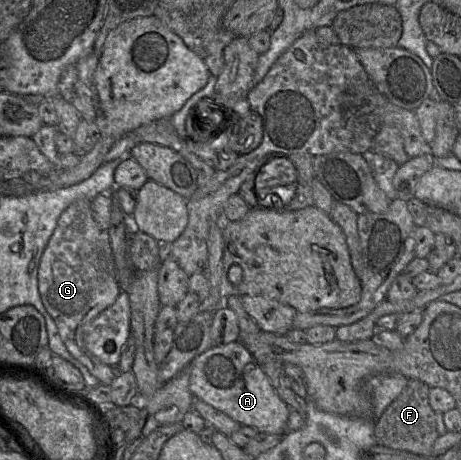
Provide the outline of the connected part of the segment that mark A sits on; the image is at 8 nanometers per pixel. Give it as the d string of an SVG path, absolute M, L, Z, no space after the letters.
M240 342L215 344L190 363L189 388L198 398L225 413L241 425L268 434L283 436L291 408L277 394L269 378L250 351Z

